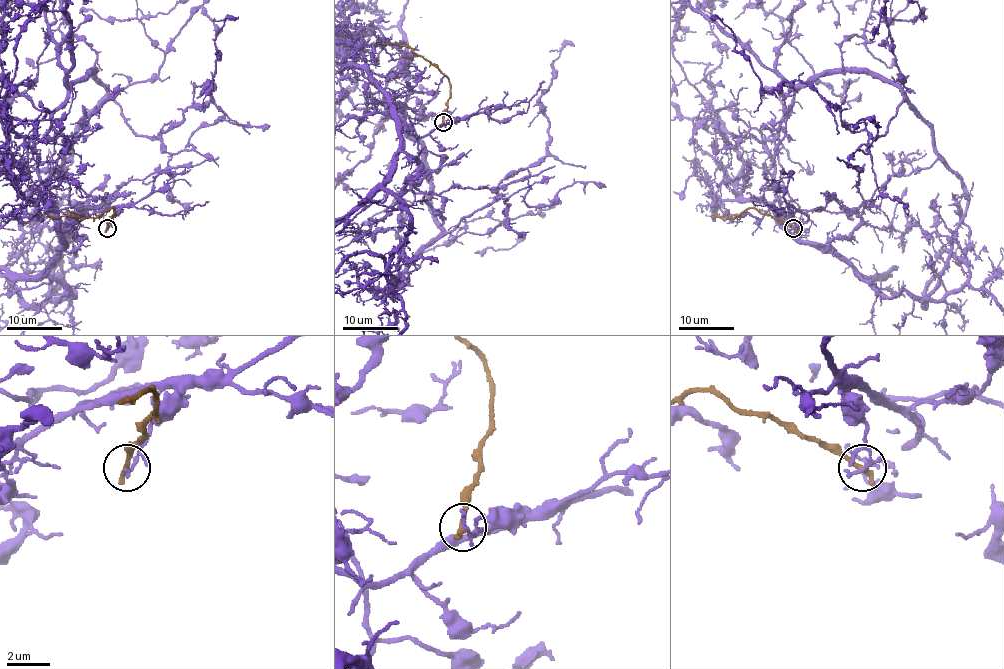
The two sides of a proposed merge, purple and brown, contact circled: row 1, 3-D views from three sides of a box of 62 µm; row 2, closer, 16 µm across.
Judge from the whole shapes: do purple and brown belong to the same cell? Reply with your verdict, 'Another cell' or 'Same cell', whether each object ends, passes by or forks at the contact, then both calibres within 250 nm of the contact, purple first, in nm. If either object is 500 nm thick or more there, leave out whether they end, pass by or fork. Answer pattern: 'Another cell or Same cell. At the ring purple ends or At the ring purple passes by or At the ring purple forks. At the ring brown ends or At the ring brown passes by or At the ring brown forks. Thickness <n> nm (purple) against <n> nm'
Another cell. At the ring purple ends. At the ring brown ends. Thickness 190 nm (purple) against 280 nm

